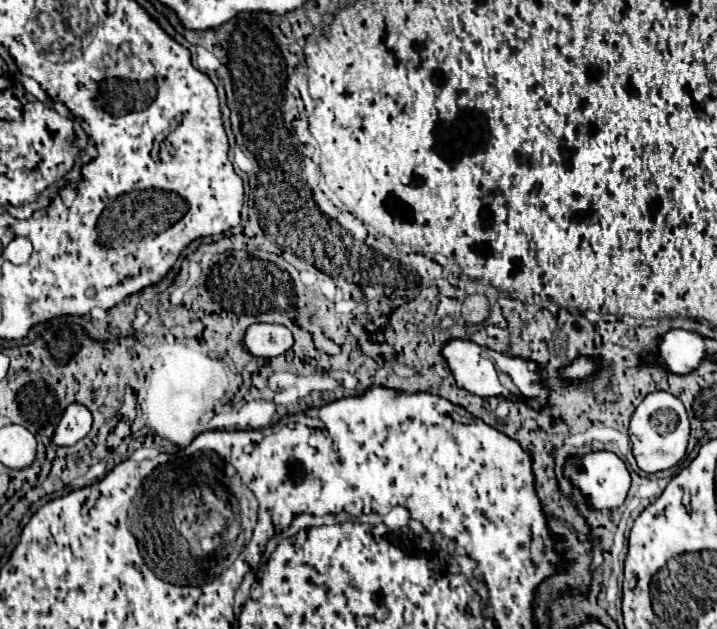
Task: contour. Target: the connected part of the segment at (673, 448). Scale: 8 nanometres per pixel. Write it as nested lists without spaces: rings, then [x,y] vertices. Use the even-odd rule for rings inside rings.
[[[665,391],[651,393],[635,409],[631,425],[629,425],[629,435],[631,435],[633,455],[635,455],[637,465],[645,473],[657,473],[657,471],[669,469],[685,457],[685,449],[687,449],[687,441],[689,441],[687,411],[675,395],[665,393]]]

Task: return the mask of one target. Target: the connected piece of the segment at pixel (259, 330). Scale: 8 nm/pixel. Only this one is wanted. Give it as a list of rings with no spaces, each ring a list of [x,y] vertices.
[[[255,323],[247,327],[243,345],[253,357],[277,357],[291,349],[293,335],[283,325]]]

